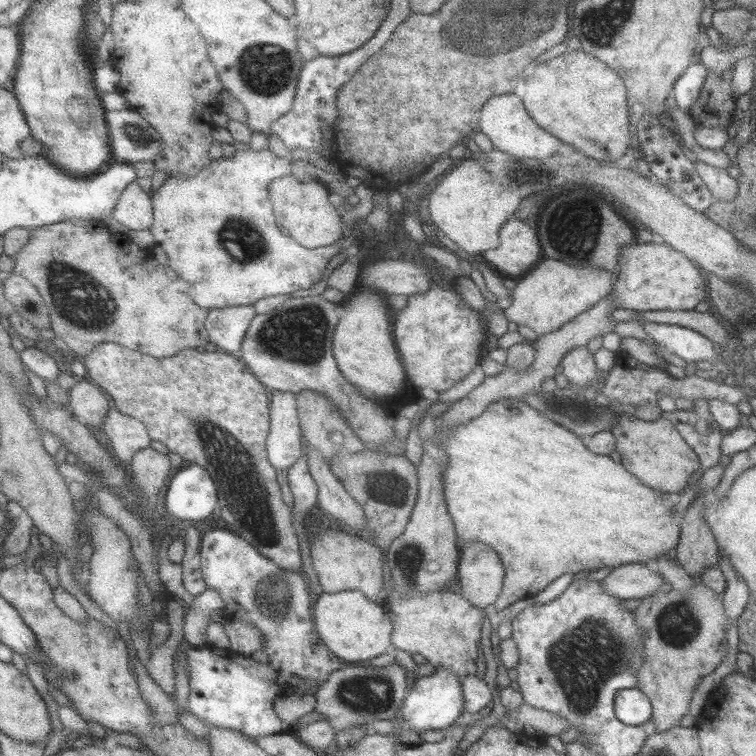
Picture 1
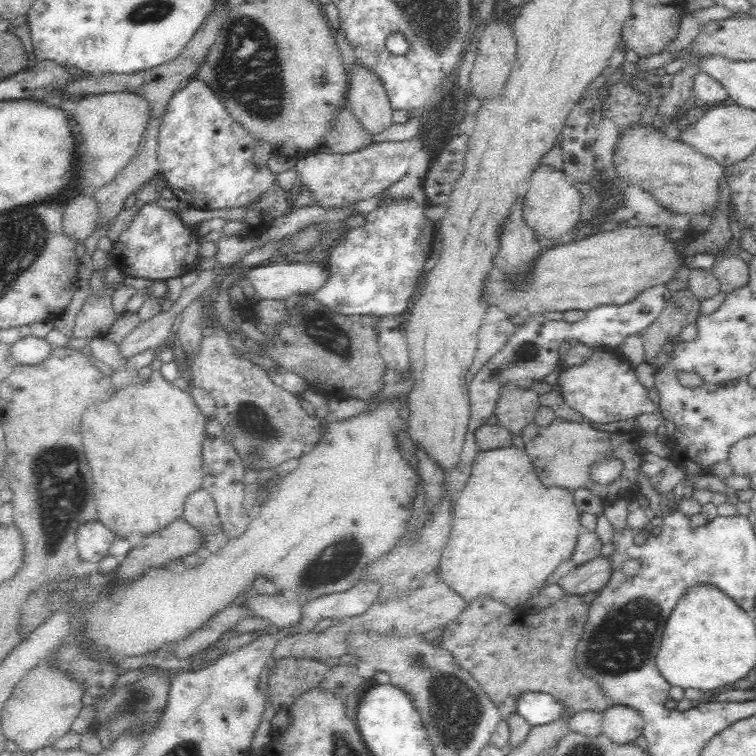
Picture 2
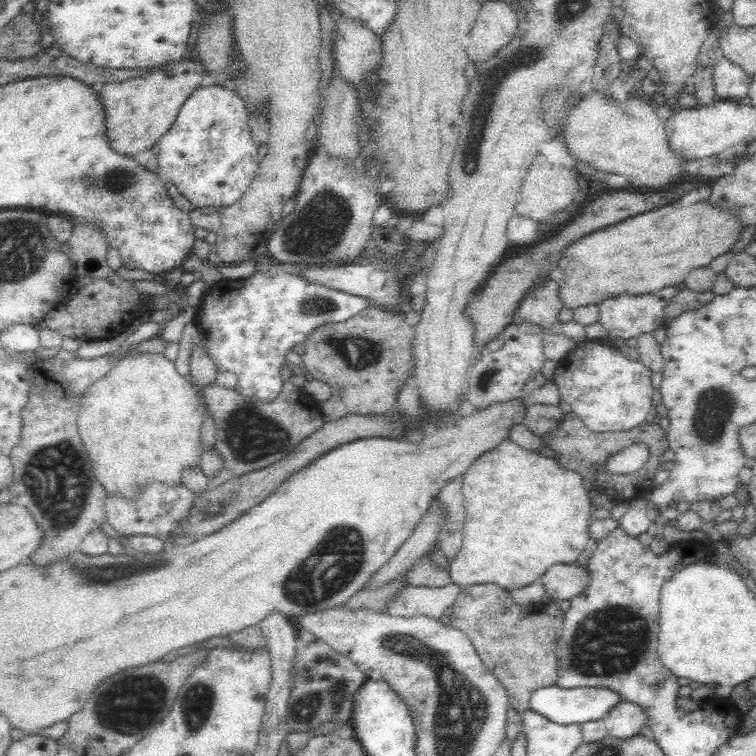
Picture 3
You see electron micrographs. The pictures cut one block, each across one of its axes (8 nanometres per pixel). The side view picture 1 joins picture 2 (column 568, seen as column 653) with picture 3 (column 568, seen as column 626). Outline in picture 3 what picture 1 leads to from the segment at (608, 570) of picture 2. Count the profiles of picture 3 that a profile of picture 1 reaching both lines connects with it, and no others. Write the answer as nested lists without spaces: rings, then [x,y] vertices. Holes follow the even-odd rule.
[[[558,563],[548,568],[539,581],[552,599],[570,600],[589,585],[591,574],[587,565]]]

